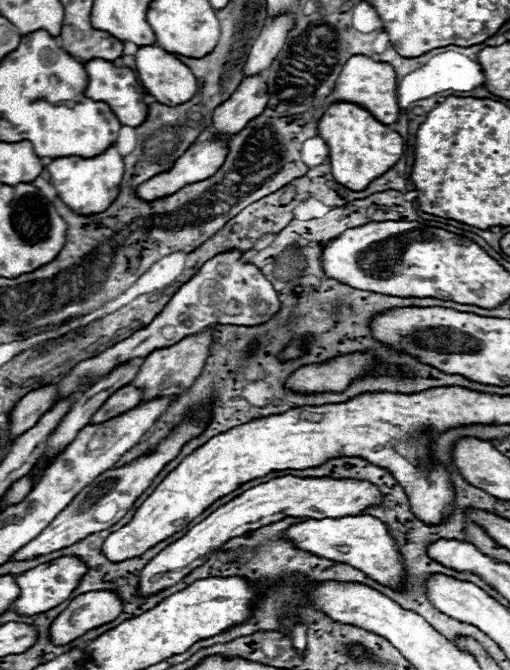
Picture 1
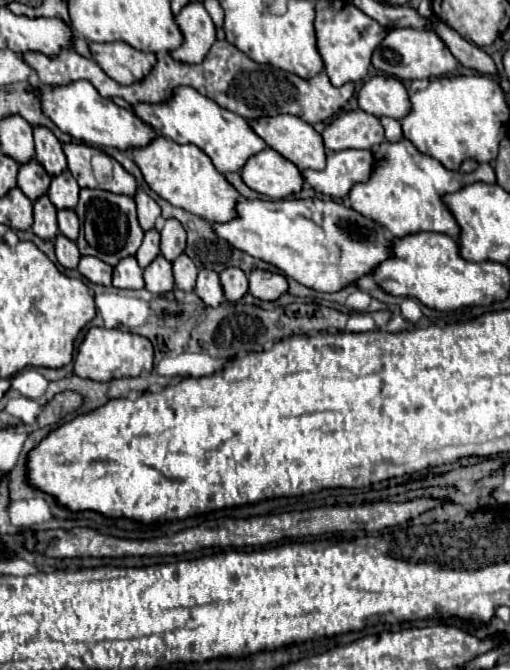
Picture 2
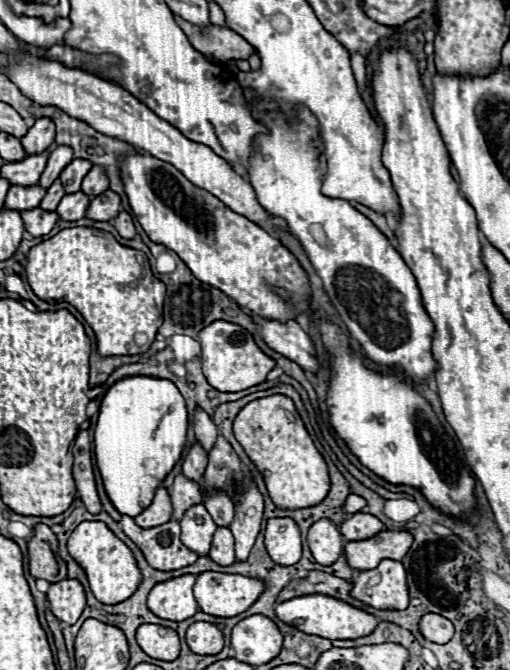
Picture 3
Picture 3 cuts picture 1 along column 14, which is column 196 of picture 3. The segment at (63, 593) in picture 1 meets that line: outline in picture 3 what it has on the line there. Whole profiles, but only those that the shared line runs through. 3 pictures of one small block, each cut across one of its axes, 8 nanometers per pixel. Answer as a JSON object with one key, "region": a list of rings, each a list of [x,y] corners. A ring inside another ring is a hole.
{"region":[[[184,574],[160,582],[148,594],[148,608],[164,620],[188,620],[198,612],[198,602],[194,598],[194,574]]]}

